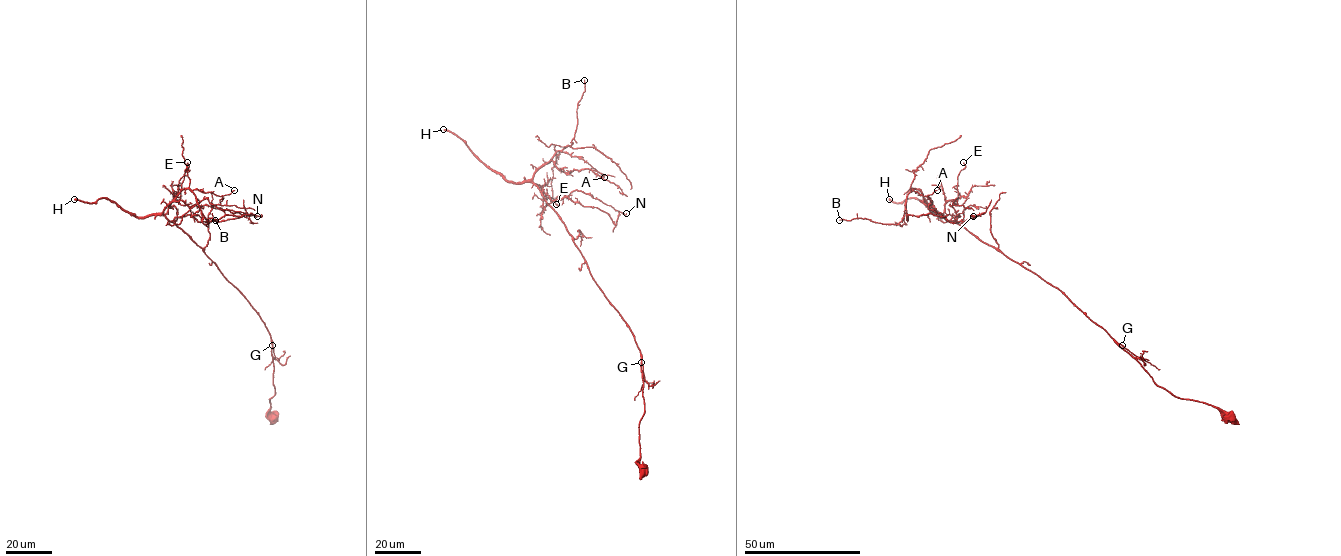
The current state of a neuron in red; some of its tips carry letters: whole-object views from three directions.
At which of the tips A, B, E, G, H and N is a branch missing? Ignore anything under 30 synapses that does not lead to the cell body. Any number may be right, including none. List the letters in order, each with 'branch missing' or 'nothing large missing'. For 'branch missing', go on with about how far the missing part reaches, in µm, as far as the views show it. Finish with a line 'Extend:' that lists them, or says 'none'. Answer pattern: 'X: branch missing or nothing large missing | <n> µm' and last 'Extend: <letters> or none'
A: nothing large missing
B: nothing large missing
E: nothing large missing
G: nothing large missing
H: branch missing | 700 µm
N: nothing large missing
Extend: H

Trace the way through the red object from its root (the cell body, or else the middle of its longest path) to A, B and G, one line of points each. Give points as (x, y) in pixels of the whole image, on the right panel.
A: (1230, 417), (1159, 387), (1059, 290), (949, 222), (918, 190), (910, 189), (922, 196), (937, 190)
B: (1230, 417), (1159, 387), (1059, 290), (949, 222), (918, 190), (910, 189), (904, 217), (896, 224), (839, 220)
G: (1230, 417), (1210, 405), (1178, 398), (1159, 387), (1134, 358), (1138, 357), (1122, 345)

